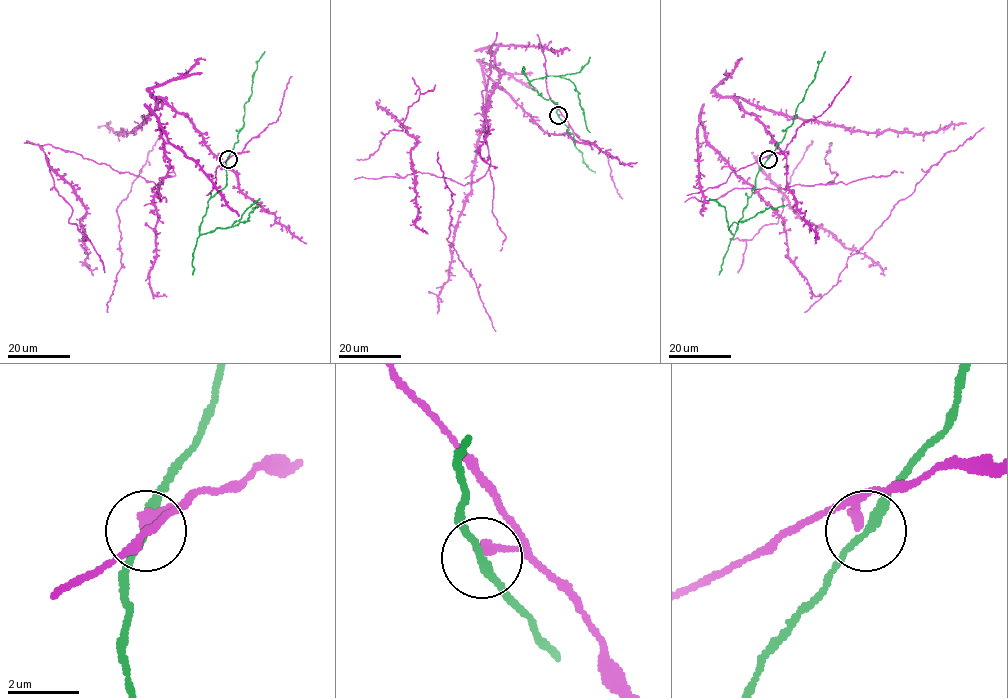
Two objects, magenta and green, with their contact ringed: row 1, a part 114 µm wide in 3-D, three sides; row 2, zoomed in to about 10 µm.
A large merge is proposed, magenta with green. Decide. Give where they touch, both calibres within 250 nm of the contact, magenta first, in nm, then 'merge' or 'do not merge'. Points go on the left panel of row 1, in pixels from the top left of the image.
(228, 159) | 320/240 nm | merge

